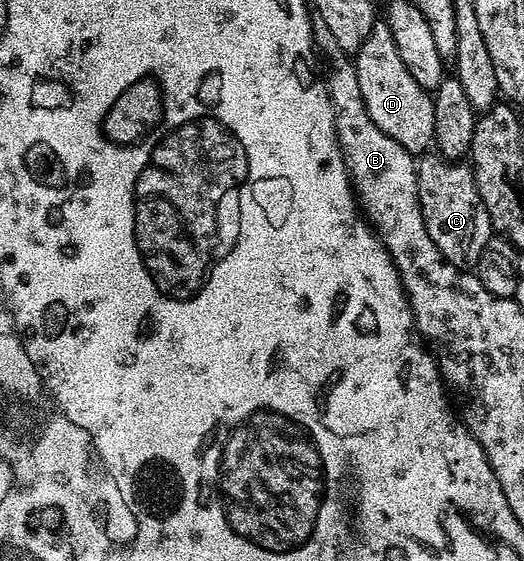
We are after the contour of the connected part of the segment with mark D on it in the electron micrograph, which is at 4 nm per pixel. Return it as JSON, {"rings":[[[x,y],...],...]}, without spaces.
{"rings":[[[386,23],[375,24],[353,60],[369,119],[373,119],[373,123],[377,123],[389,139],[397,139],[397,143],[401,143],[401,147],[412,155],[428,152],[435,144],[433,97],[428,90],[420,87],[413,75],[409,75],[409,67],[401,63],[391,28]]]}

